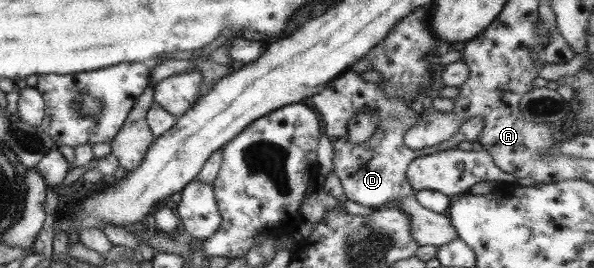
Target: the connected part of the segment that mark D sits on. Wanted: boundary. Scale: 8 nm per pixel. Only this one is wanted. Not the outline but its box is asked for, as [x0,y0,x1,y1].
[310,69,483,247]

